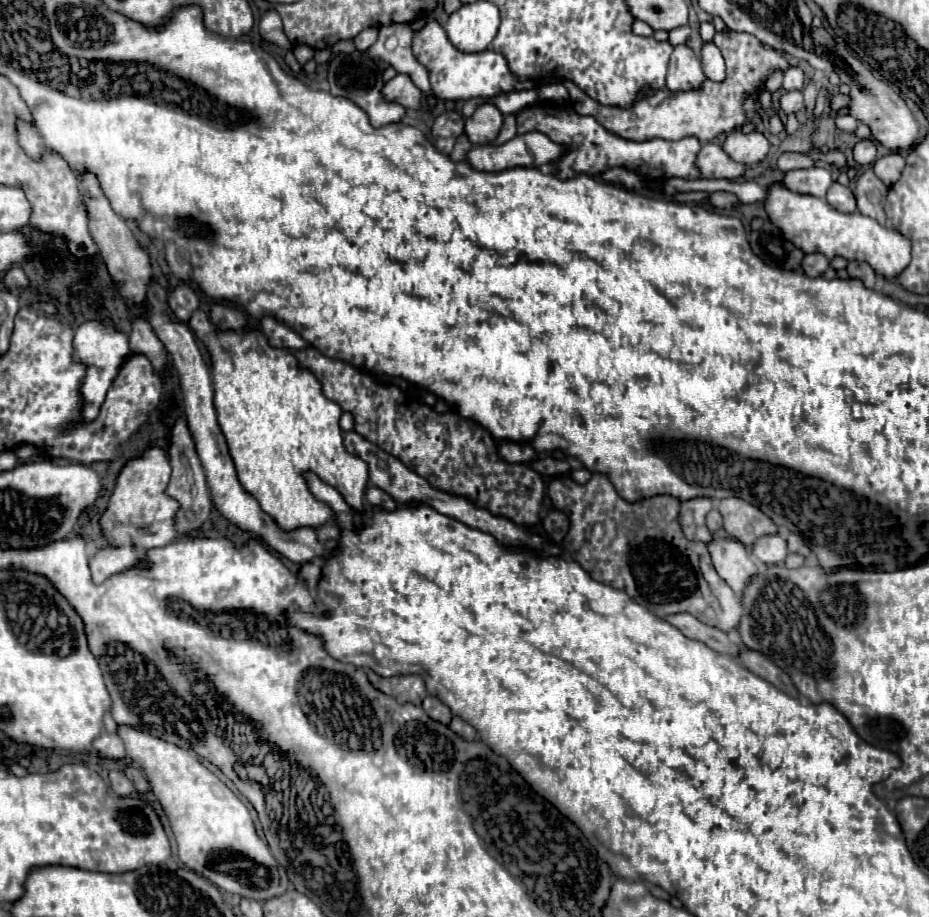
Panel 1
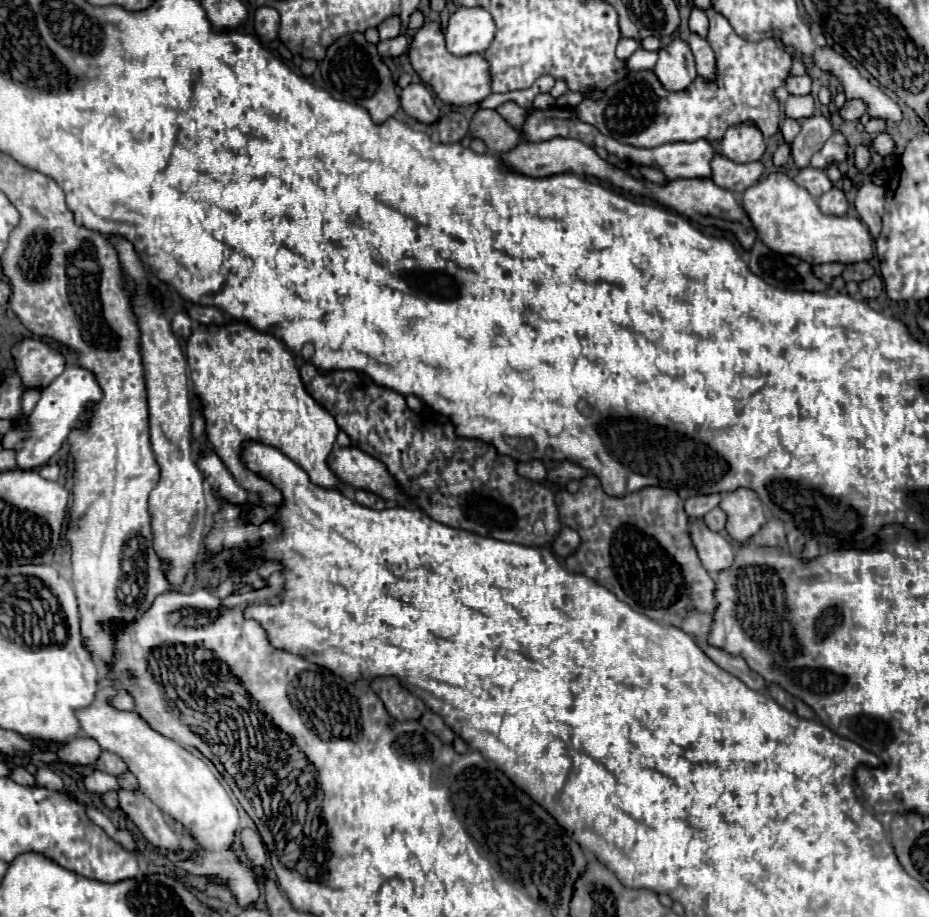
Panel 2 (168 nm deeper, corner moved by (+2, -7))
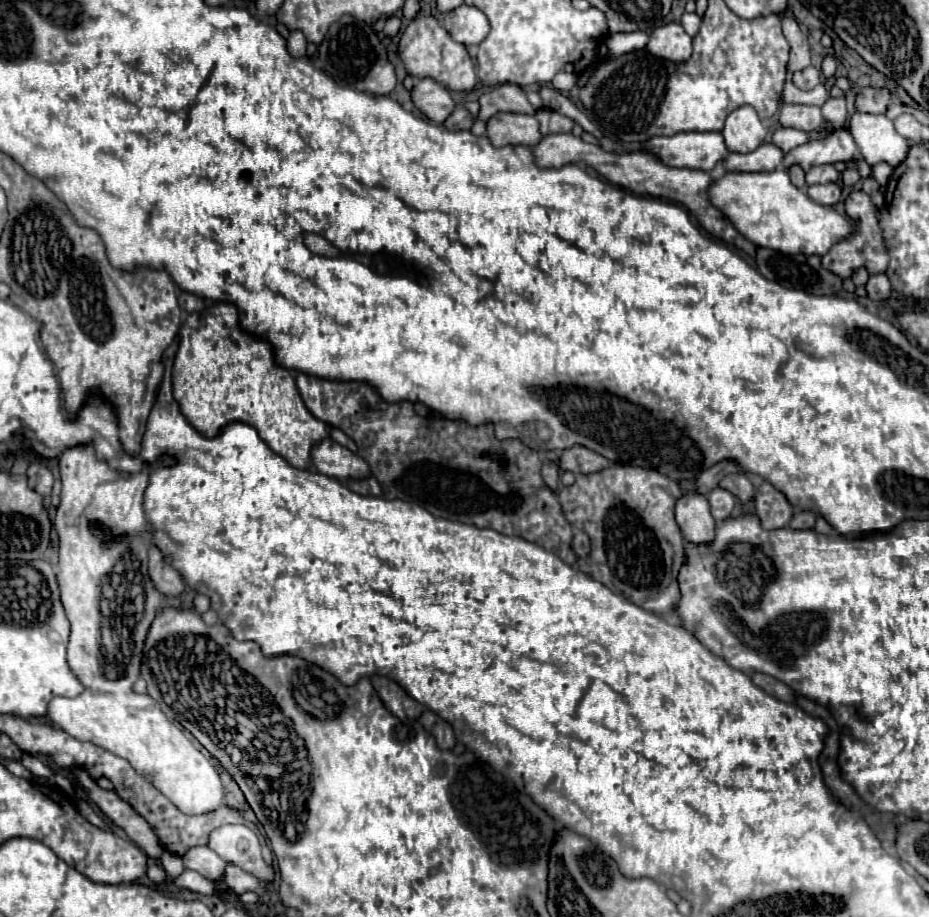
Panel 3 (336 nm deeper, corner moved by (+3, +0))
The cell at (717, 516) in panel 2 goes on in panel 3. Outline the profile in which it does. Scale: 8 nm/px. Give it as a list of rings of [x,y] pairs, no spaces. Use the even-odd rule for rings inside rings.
[[[721,487],[713,489],[713,493],[709,493],[707,499],[709,499],[711,513],[713,513],[713,517],[715,517],[717,523],[723,523],[725,519],[729,519],[731,513],[733,513],[733,509],[735,509],[735,503],[737,503],[737,499],[729,491],[725,491]]]

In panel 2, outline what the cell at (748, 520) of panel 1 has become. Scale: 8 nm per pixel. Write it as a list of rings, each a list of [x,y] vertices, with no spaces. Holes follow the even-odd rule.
[[[738,488],[734,492],[724,494],[720,508],[728,514],[728,534],[738,542],[750,540],[766,522],[762,502],[748,488]]]

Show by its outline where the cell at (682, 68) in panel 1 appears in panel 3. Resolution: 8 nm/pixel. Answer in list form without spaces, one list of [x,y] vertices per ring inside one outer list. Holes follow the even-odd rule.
[[[667,23],[651,33],[647,51],[673,63],[685,63],[693,53],[693,39],[679,23]]]

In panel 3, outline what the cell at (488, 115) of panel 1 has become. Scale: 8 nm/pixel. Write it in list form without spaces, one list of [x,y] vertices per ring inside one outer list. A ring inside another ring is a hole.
[[[497,113],[487,121],[487,137],[495,147],[525,145],[531,147],[541,139],[539,123],[533,115]]]

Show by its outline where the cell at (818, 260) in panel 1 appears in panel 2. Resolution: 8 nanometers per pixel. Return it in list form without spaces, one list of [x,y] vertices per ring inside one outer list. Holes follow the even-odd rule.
[[[832,262],[832,264],[820,264],[820,266],[814,266],[814,274],[822,280],[822,282],[826,282],[826,284],[830,284],[832,282],[832,278],[836,278],[836,276],[840,276],[842,272],[844,272],[844,264],[838,264],[838,262]]]

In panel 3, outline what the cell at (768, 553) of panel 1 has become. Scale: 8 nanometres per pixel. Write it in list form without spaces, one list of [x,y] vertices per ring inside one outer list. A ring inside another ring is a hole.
[[[763,483],[755,495],[755,515],[765,529],[783,529],[789,525],[793,509],[781,491]]]

